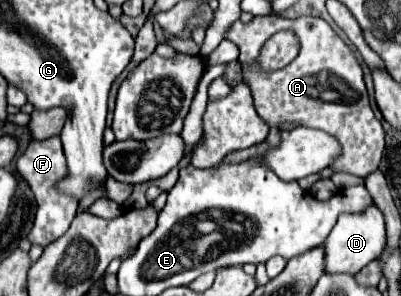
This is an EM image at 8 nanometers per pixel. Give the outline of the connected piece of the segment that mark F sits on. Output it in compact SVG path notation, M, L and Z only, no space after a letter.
M48 137L44 141L32 141L28 145L28 149L18 157L16 167L18 167L18 173L28 181L28 185L36 197L36 203L38 203L34 227L28 233L28 239L32 245L48 247L52 241L56 241L58 237L62 237L70 229L70 223L76 217L76 209L78 209L76 201L72 201L72 197L64 197L62 193L56 193L54 183L60 181L60 177L64 177L64 173L66 173L66 157L64 157L60 137Z

